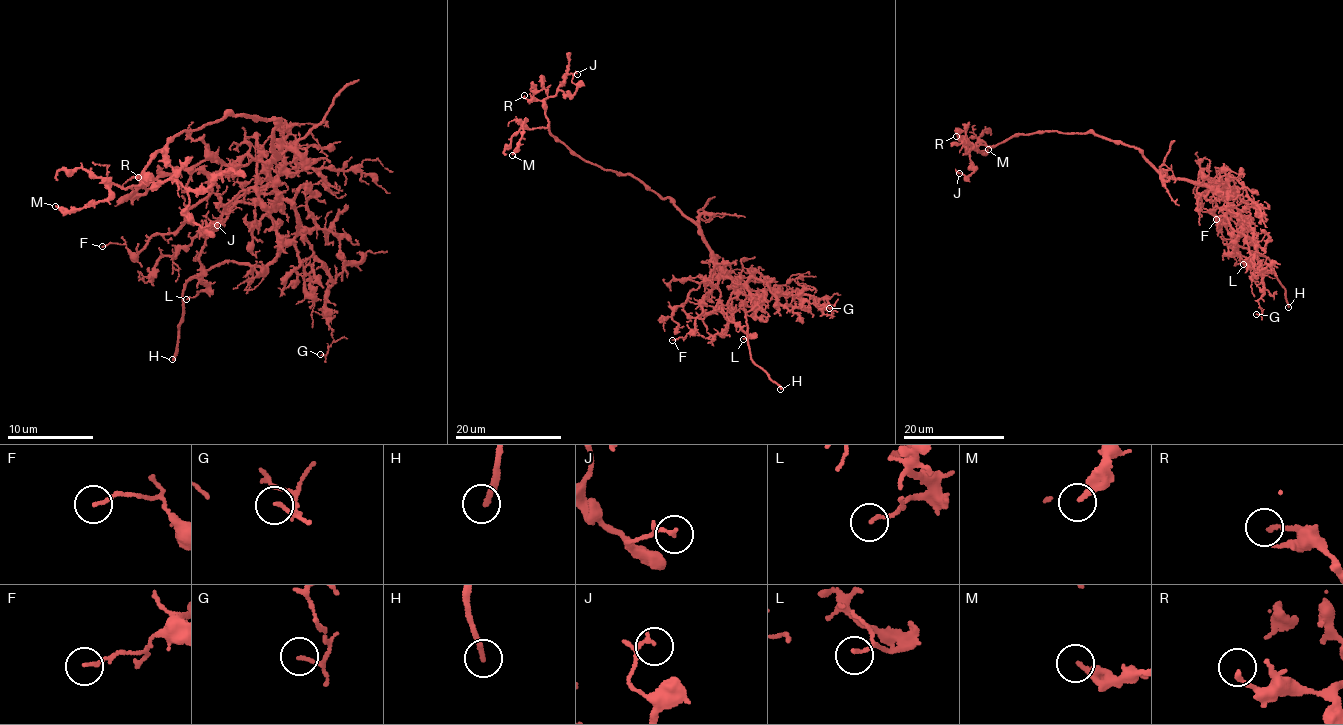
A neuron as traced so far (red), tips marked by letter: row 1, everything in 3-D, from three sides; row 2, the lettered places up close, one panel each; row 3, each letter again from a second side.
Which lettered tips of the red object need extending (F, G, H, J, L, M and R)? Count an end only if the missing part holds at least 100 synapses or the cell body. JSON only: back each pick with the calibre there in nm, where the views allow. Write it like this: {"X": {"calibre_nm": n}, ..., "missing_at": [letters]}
{"H": {"calibre_nm": 200}, "missing_at": ["H"]}

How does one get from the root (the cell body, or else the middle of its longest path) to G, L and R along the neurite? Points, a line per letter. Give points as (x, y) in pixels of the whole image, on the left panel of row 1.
G: (274, 134), (278, 157), (266, 159), (269, 176), (328, 277), (333, 342), (320, 354)
L: (274, 134), (278, 157), (265, 163), (275, 197), (268, 206), (240, 202), (208, 227), (198, 293), (186, 299)
R: (274, 134), (274, 120), (225, 115), (178, 132), (152, 153), (143, 180), (158, 185), (138, 177)

